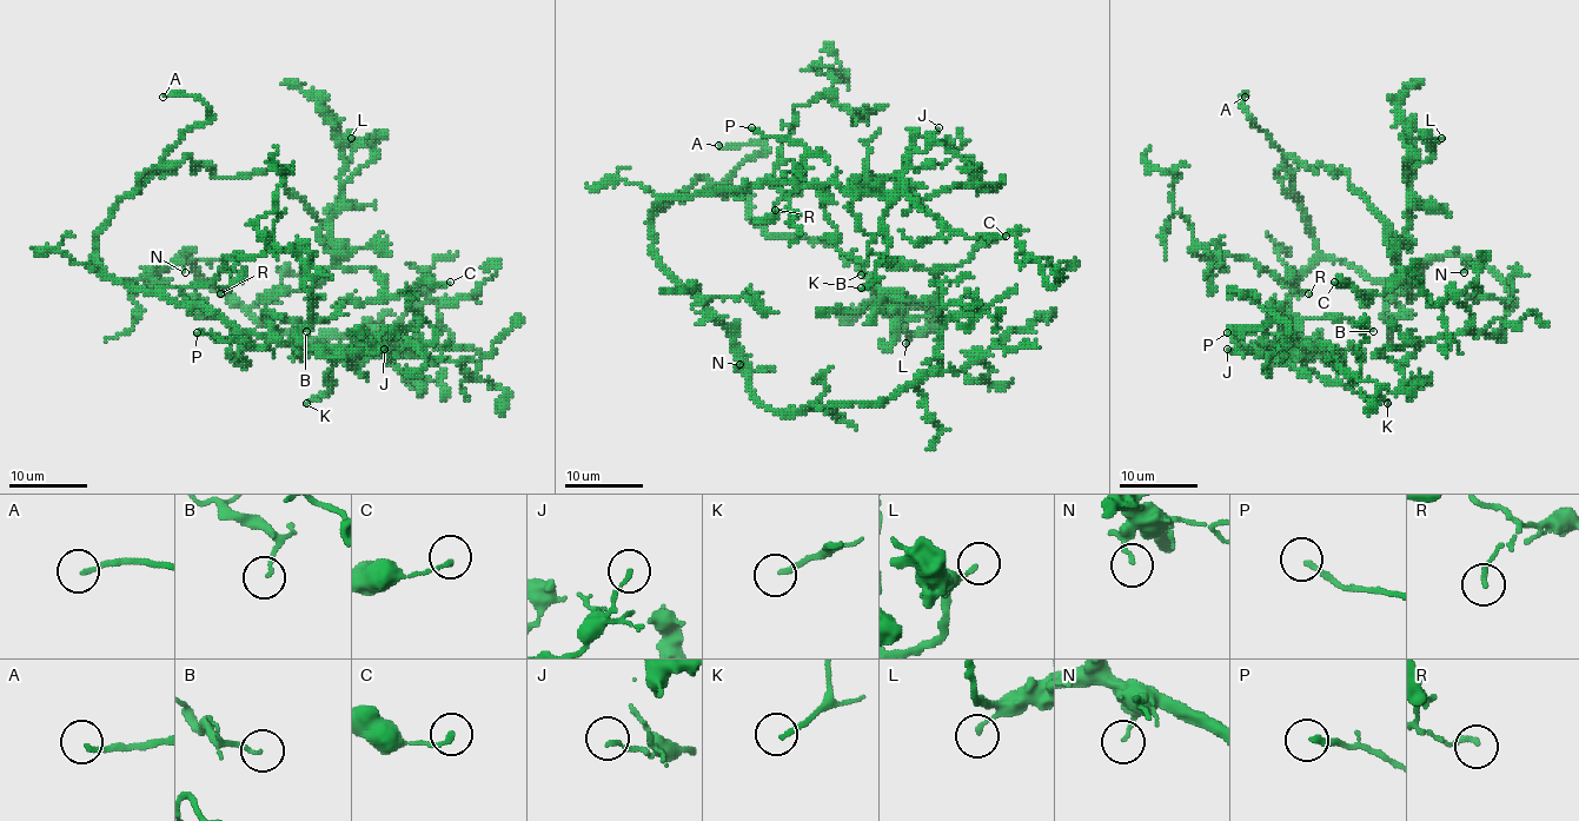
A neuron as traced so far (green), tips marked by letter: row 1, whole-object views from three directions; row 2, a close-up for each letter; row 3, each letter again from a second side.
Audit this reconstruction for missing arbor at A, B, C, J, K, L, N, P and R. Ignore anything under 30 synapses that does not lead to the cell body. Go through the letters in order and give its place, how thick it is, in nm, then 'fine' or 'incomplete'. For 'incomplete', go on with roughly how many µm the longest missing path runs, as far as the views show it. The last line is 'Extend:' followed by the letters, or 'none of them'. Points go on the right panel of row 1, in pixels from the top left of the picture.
A: place (1245, 97); calibre 160 nm; incomplete; missing 120 µm
B: place (1373, 331); calibre 120 nm; fine
C: place (1334, 282); calibre 170 nm; fine
J: place (1227, 349); calibre 140 nm; fine
K: place (1387, 403); calibre 160 nm; fine
L: place (1441, 138); calibre 140 nm; fine
N: place (1464, 272); calibre 120 nm; fine
P: place (1227, 332); calibre 200 nm; fine
R: place (1308, 293); calibre 160 nm; fine
Extend: A

